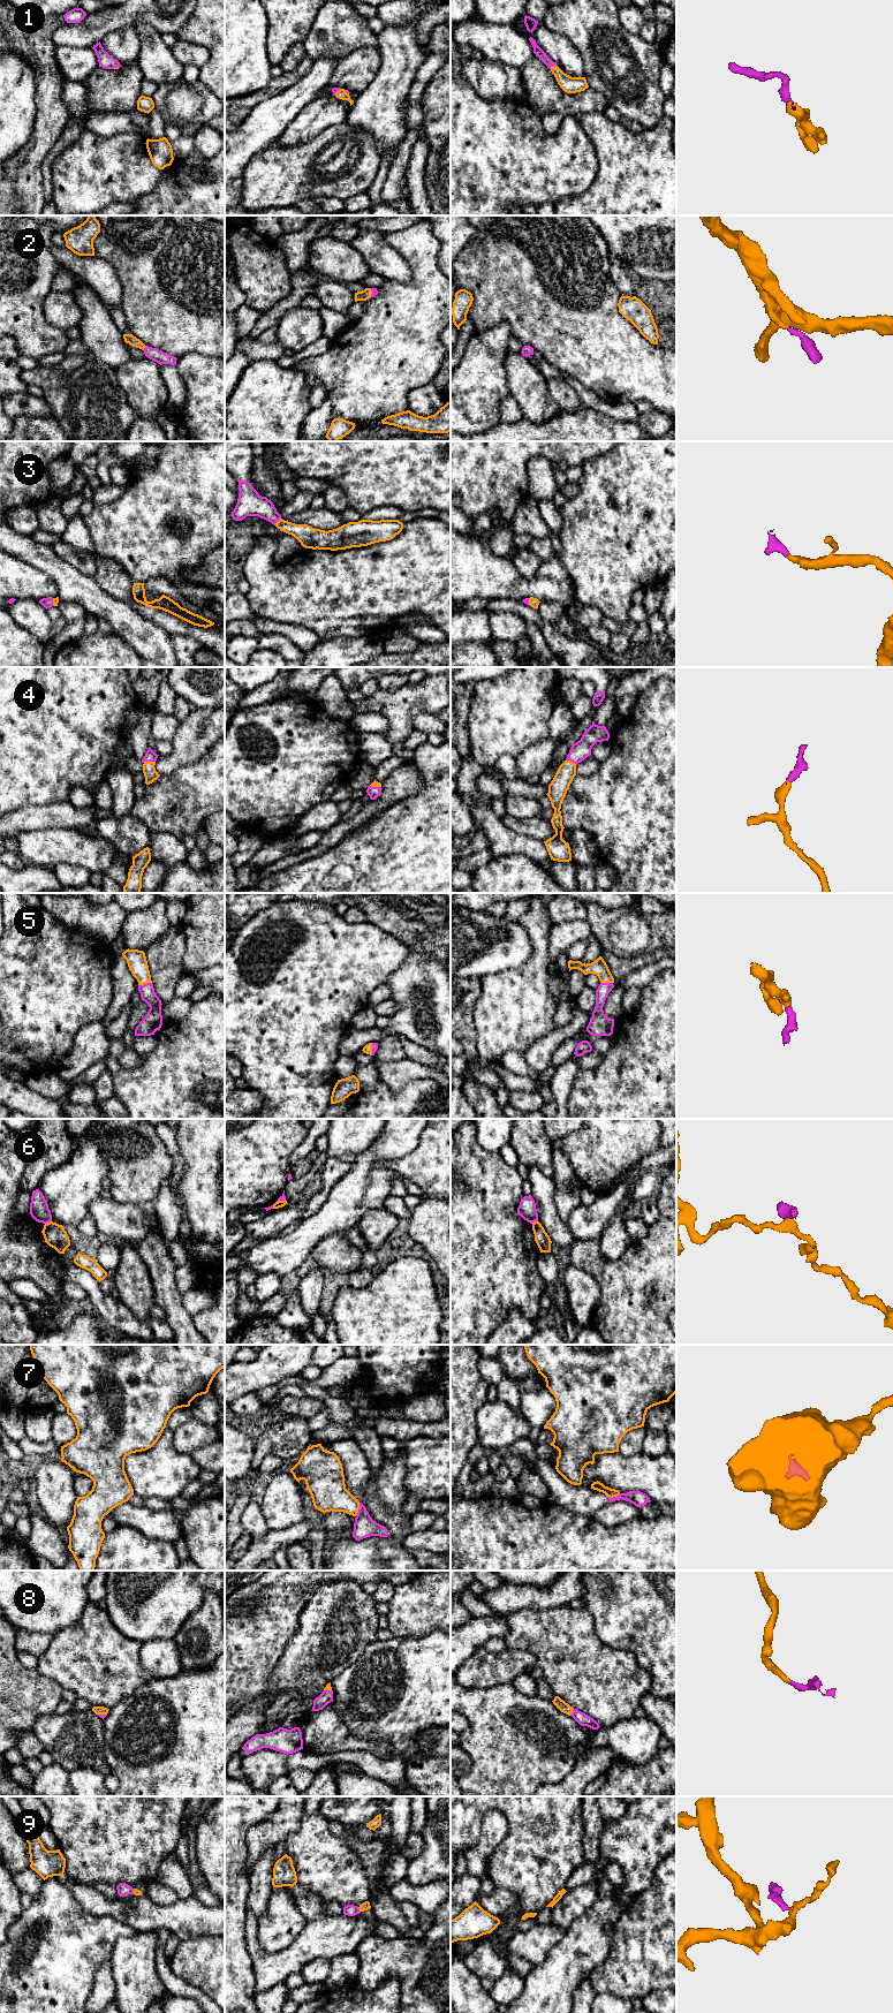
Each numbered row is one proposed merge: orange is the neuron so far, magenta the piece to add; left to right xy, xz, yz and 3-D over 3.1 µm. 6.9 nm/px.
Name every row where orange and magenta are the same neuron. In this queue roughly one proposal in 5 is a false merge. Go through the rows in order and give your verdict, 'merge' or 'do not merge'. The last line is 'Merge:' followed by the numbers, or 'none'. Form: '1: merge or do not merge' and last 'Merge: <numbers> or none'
1: merge
2: merge
3: merge
4: merge
5: merge
6: do not merge
7: do not merge
8: merge
9: do not merge
Merge: 1, 2, 3, 4, 5, 8

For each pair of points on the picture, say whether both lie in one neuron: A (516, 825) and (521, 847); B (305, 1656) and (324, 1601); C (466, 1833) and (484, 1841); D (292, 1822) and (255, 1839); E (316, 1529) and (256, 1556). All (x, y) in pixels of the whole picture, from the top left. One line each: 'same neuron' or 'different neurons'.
A: different neurons
B: same neuron
C: different neurons
D: same neuron
E: different neurons

